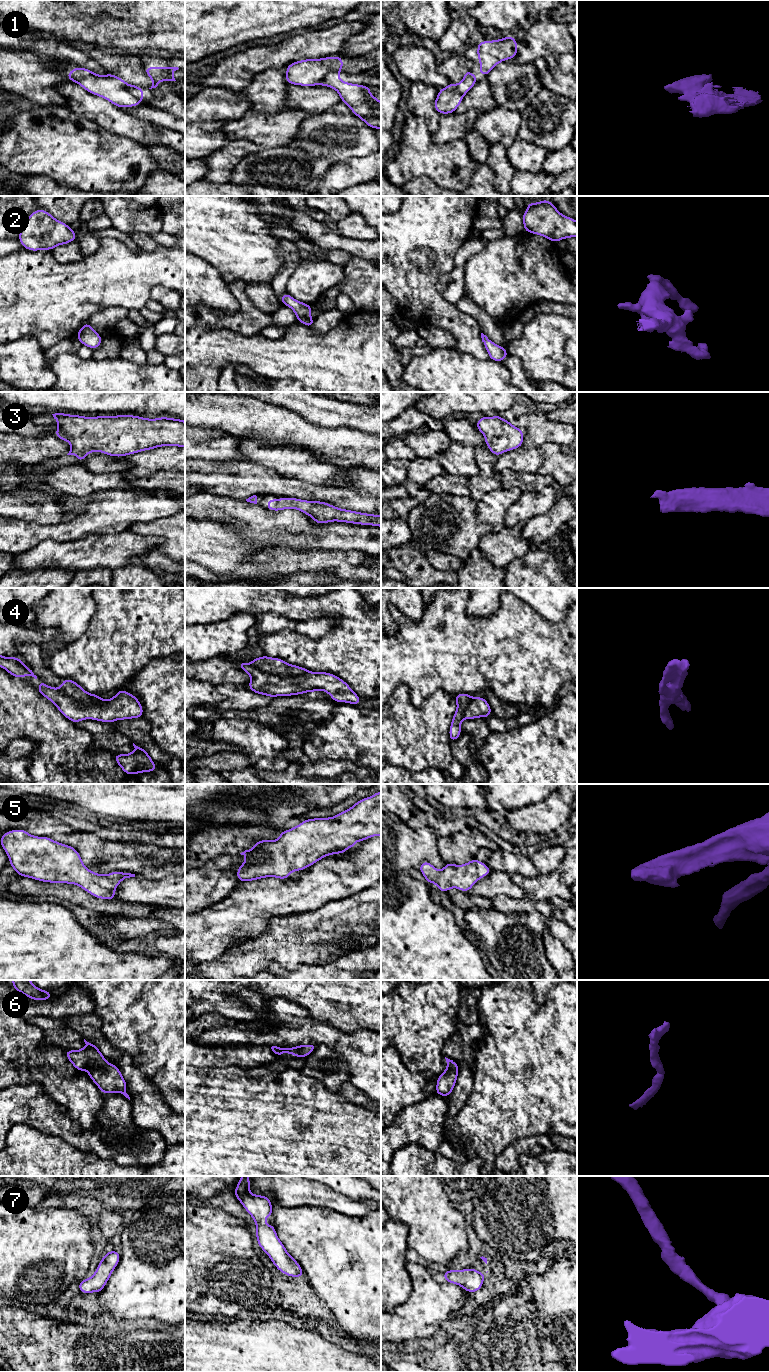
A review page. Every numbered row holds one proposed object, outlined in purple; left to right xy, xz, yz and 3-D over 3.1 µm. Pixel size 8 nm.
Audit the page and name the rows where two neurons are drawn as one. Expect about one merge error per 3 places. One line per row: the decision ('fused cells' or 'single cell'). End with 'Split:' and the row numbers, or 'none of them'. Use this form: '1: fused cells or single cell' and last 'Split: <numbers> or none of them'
1: fused cells
2: single cell
3: single cell
4: fused cells
5: single cell
6: single cell
7: single cell
Split: 1, 4

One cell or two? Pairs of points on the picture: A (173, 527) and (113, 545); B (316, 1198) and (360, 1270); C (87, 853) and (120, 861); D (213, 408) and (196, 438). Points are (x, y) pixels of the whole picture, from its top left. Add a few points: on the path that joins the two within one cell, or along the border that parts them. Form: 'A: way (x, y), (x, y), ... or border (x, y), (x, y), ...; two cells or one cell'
A: border (129, 529), (139, 534), (152, 534), (165, 539); two cells
B: border (297, 1206), (326, 1206), (343, 1215); two cells
C: way (95, 857), (112, 857); one cell
D: border (195, 425), (219, 428), (226, 432); two cells

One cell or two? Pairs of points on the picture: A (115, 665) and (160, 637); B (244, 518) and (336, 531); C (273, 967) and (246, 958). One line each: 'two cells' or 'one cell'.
A: one cell
B: one cell
C: two cells

